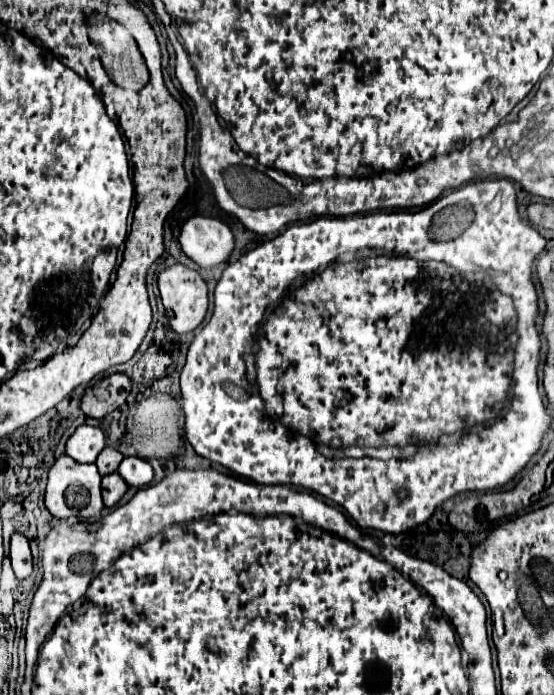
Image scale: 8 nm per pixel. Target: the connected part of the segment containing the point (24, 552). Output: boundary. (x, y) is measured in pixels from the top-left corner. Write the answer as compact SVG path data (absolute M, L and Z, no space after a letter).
M14 532L12 538L10 538L10 560L12 560L14 574L18 578L30 576L30 572L32 572L32 554L30 554L28 540L22 532Z

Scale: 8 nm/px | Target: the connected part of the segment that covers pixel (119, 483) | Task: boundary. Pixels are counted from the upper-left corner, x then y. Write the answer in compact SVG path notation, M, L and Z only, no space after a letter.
M118 472L102 478L102 498L108 508L118 504L118 500L124 496L126 490L128 490L128 484L122 480L122 476Z

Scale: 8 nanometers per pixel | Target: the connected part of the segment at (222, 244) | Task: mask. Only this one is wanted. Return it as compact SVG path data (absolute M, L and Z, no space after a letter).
M192 216L182 228L178 242L182 252L202 268L224 264L234 250L234 236L230 228L208 216Z

